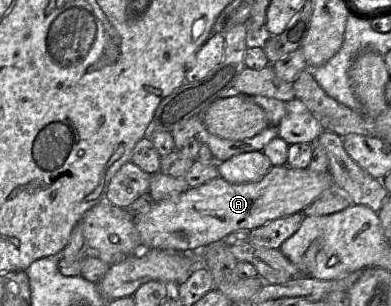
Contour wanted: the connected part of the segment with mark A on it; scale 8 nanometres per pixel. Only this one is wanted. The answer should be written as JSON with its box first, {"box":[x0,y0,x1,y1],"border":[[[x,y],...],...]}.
{"box":[134,166,334,252],"border":[[[272,166],[260,180],[231,184],[221,177],[190,187],[170,199],[155,202],[151,210],[134,217],[142,249],[185,252],[219,242],[238,230],[251,231],[275,219],[303,210],[334,186],[330,173]]]}

